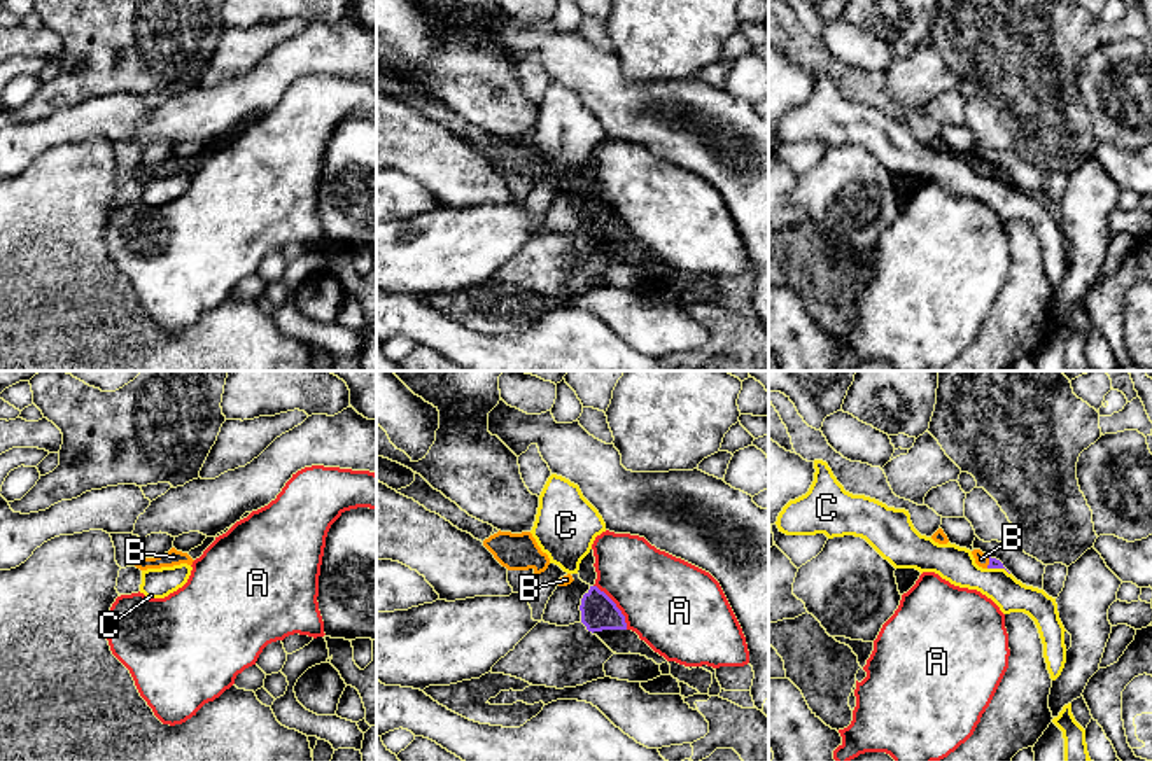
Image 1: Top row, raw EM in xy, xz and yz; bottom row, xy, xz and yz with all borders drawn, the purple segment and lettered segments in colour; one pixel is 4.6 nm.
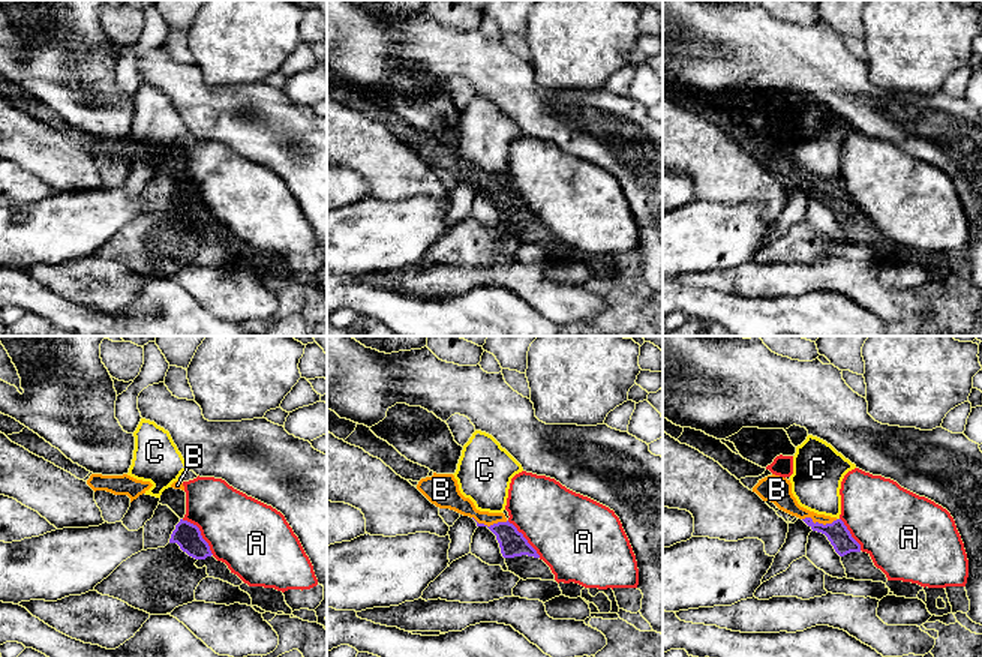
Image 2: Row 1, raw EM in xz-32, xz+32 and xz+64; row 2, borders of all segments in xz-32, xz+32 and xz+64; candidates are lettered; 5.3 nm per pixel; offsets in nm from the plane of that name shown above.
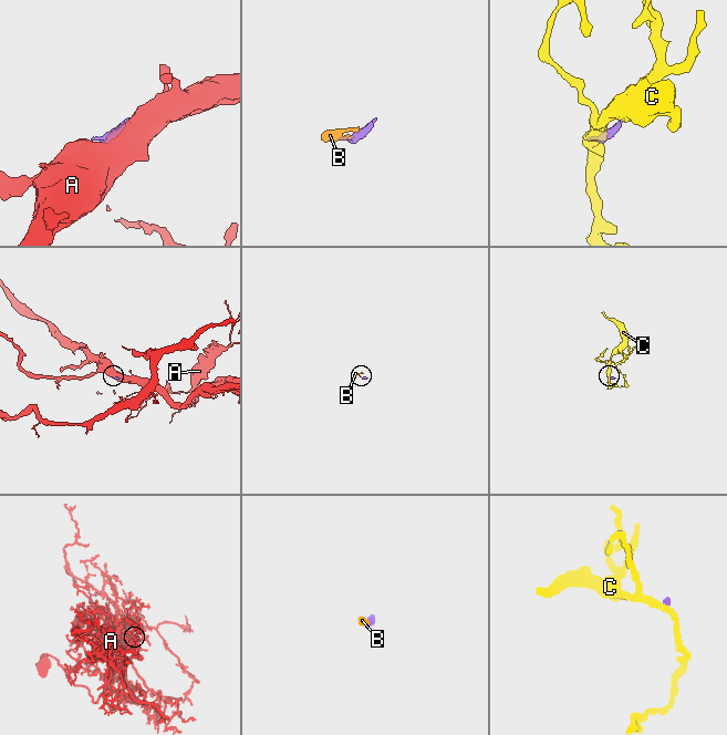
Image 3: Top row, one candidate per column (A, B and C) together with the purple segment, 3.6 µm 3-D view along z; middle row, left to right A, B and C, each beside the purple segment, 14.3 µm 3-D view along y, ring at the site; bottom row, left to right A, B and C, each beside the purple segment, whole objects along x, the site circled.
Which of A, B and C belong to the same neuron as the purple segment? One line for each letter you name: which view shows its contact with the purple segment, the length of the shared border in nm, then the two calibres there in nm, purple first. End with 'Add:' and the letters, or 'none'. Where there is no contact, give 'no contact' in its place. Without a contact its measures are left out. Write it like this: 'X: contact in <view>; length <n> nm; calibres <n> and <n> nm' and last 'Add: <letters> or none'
B: contact in yz; length 60 nm; calibres 50 and 60 nm
Add: B

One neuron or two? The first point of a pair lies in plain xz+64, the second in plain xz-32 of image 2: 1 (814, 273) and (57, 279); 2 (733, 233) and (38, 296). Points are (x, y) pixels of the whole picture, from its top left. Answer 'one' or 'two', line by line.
1: two
2: two

